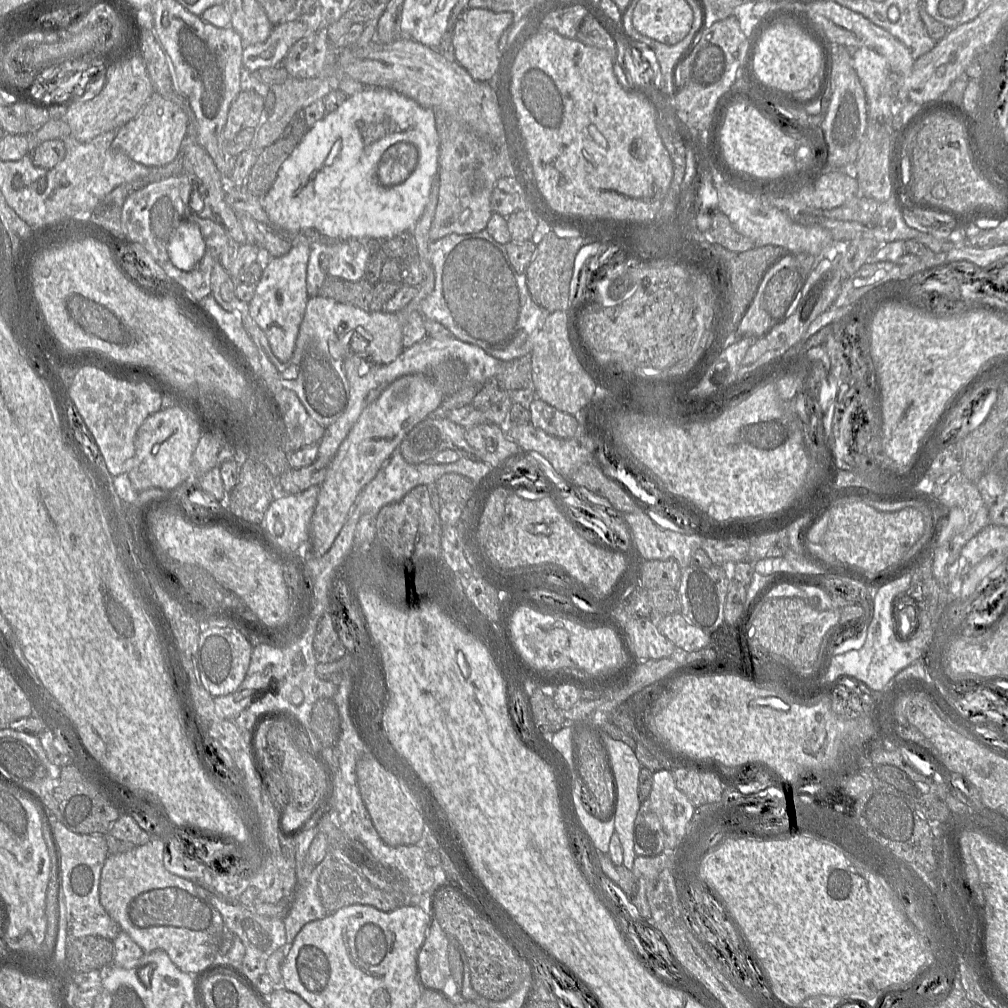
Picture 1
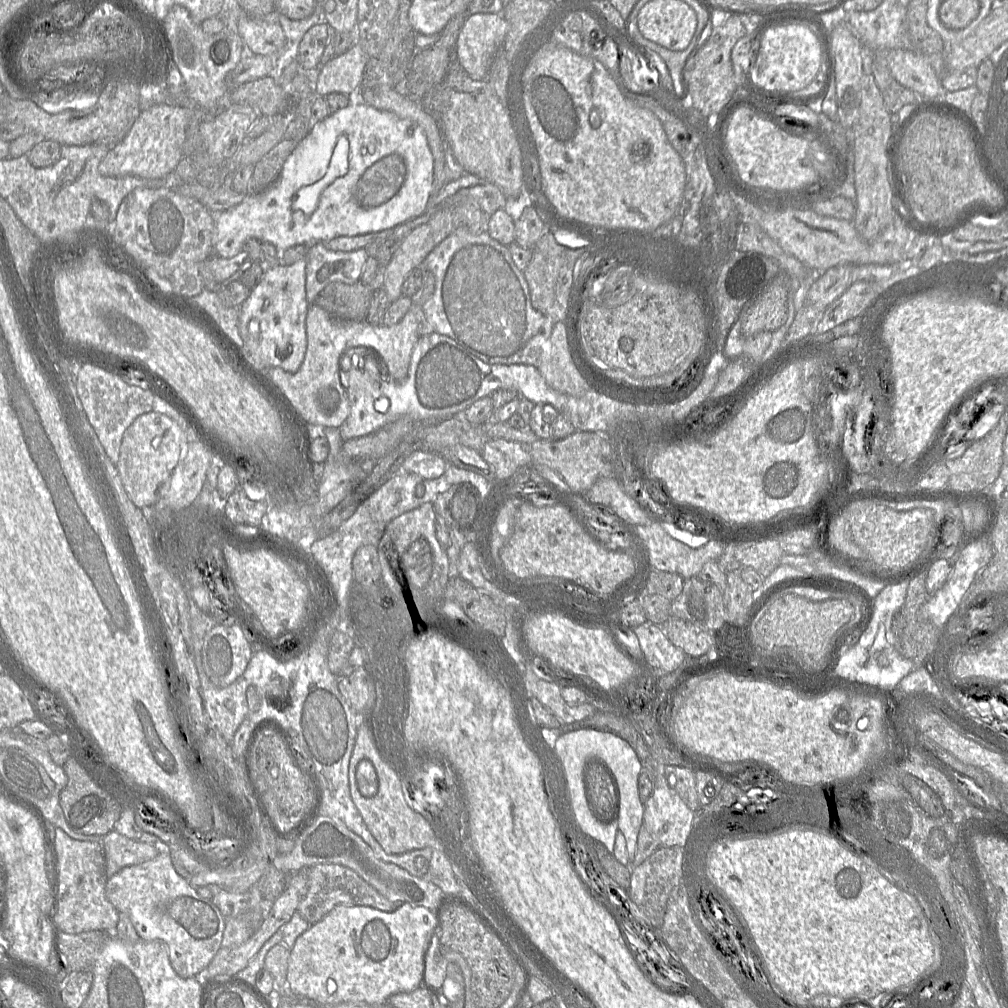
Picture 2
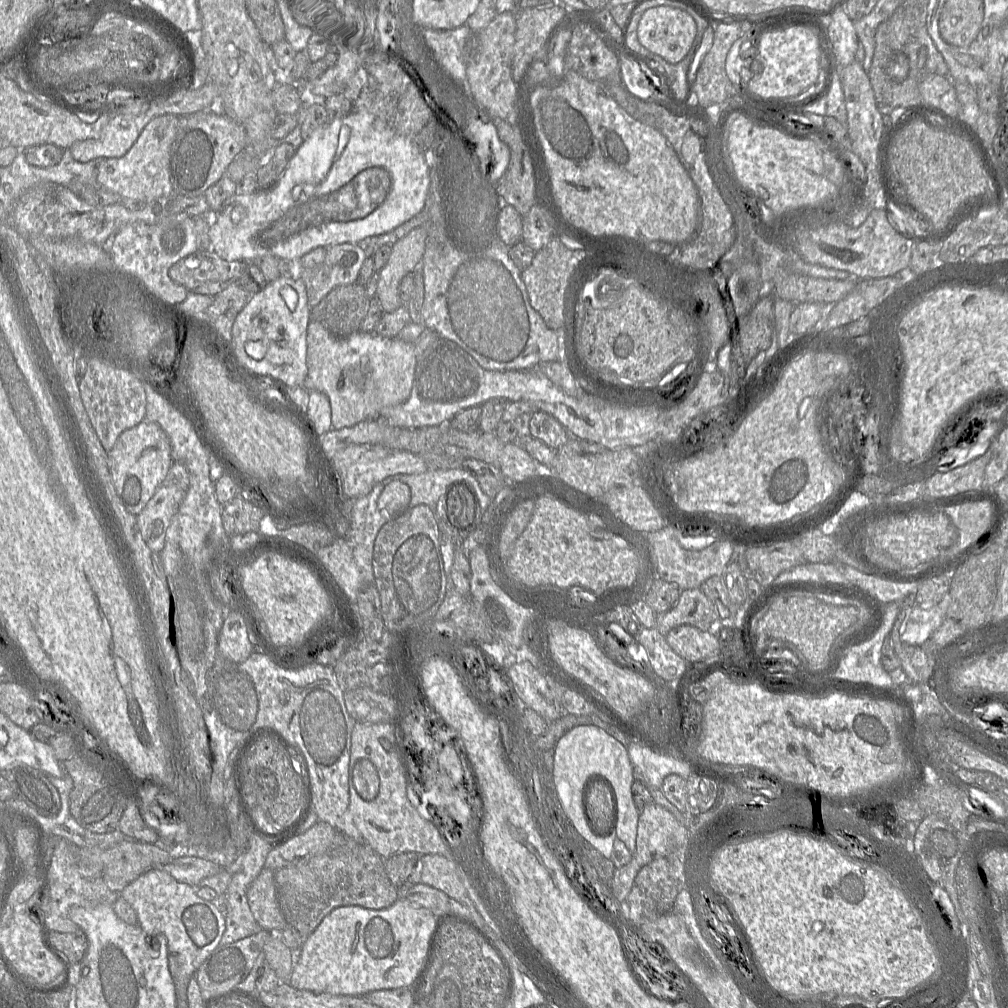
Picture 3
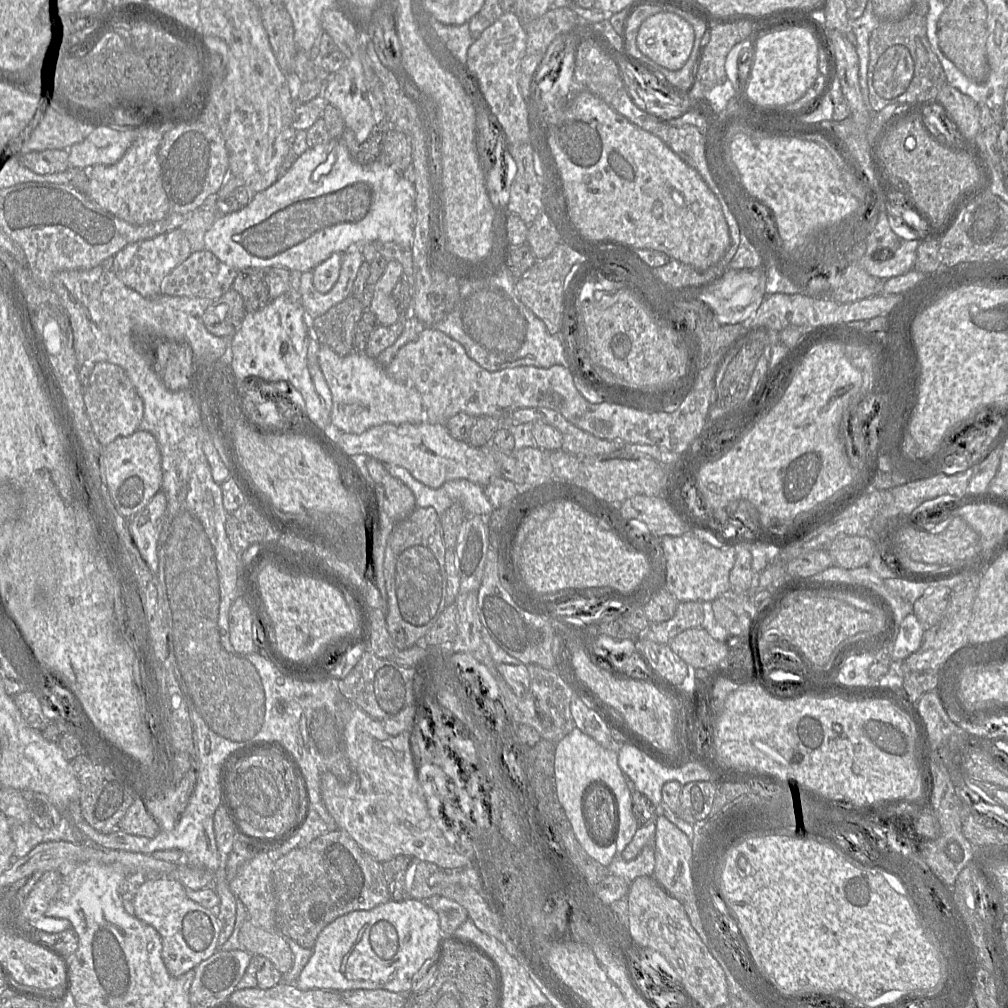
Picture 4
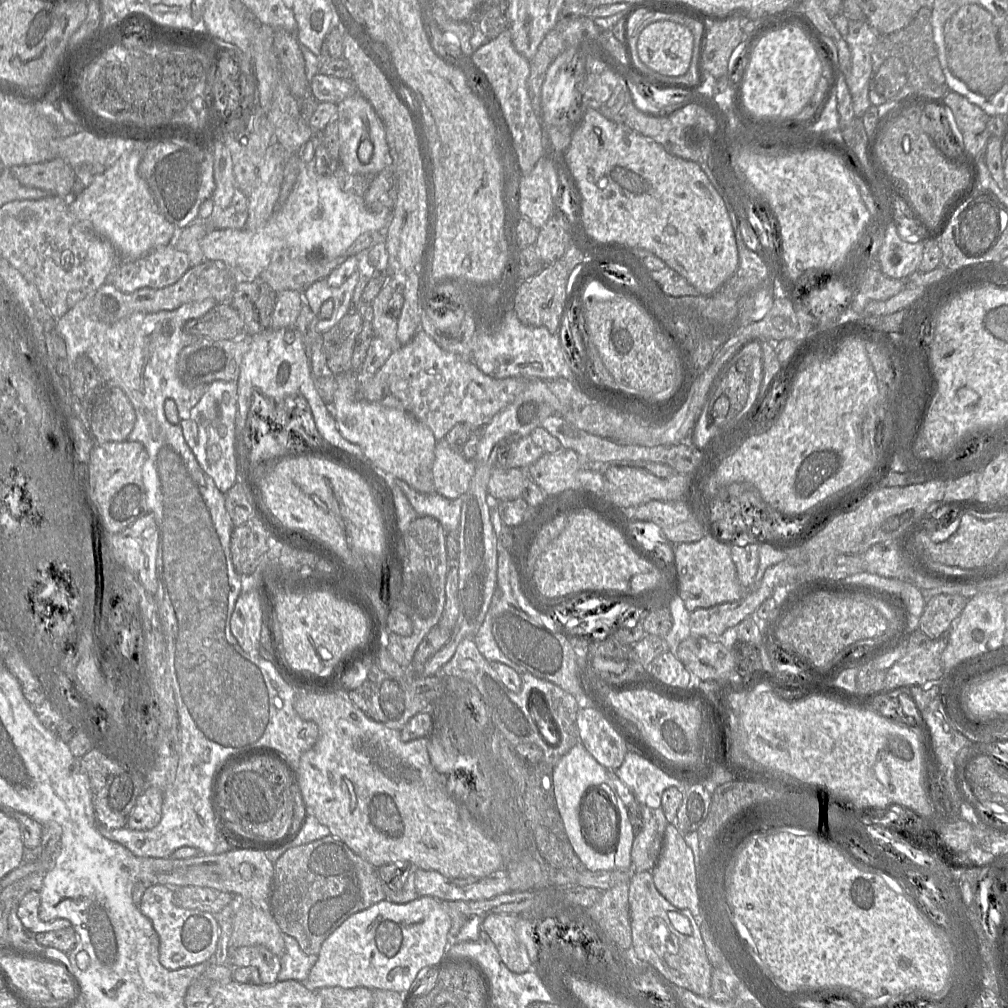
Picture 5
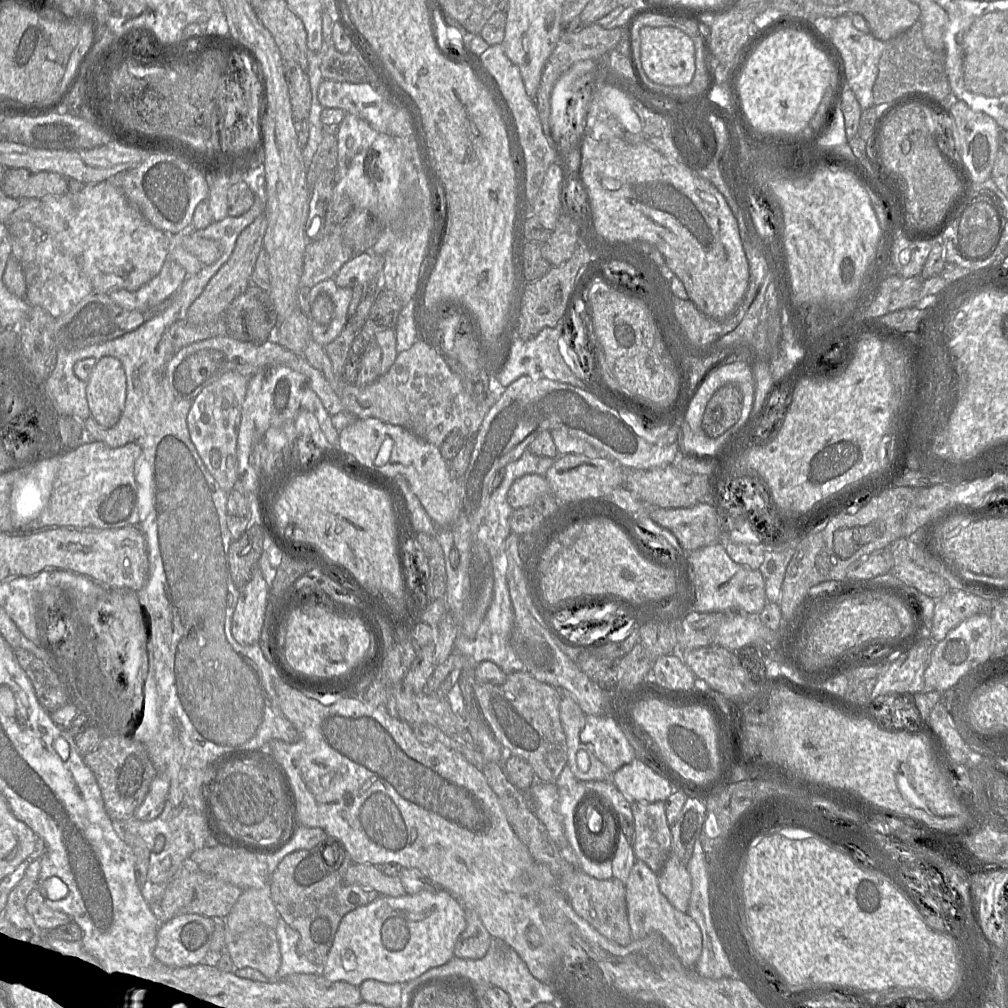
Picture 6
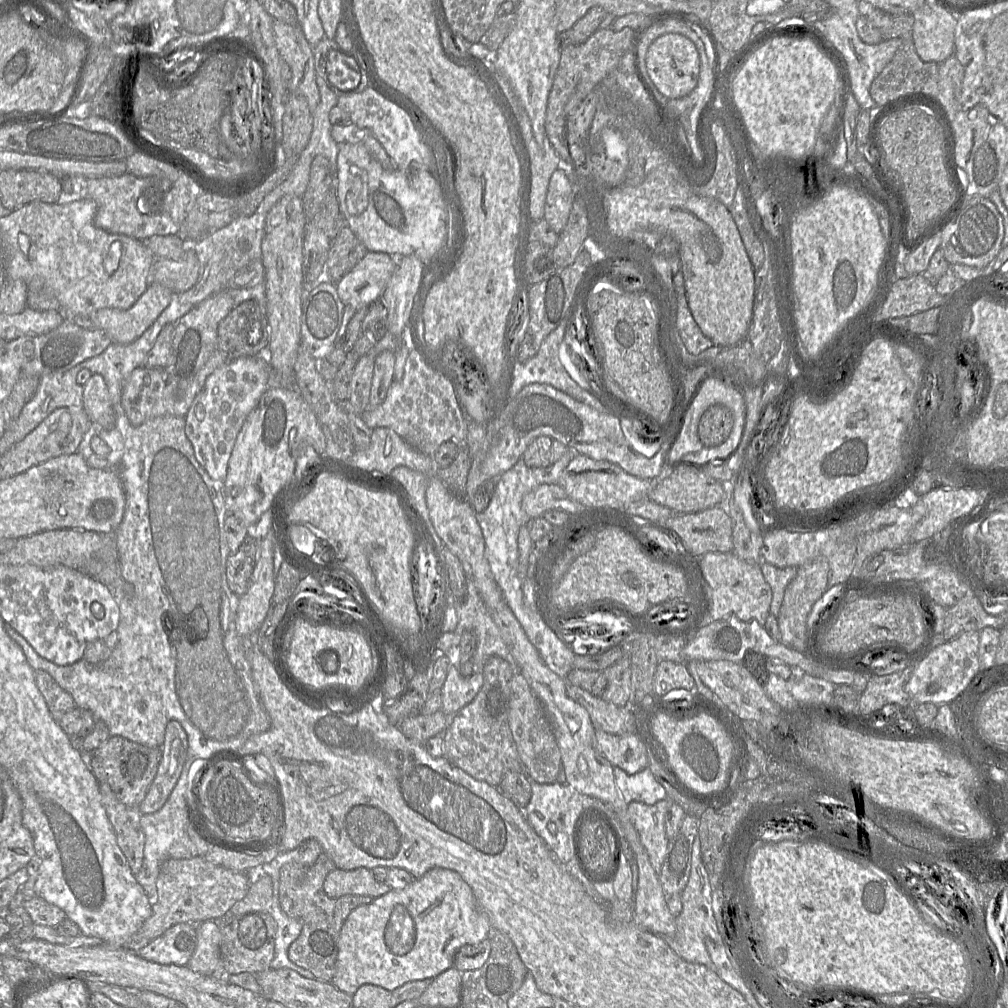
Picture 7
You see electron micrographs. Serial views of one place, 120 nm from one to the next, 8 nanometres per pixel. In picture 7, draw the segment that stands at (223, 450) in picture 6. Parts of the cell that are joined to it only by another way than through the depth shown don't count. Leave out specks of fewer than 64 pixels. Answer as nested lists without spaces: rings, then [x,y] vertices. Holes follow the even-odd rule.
[[[269,345],[256,355],[230,360],[210,374],[185,415],[185,433],[198,463],[217,481],[224,482],[236,438],[250,412],[272,385]]]

